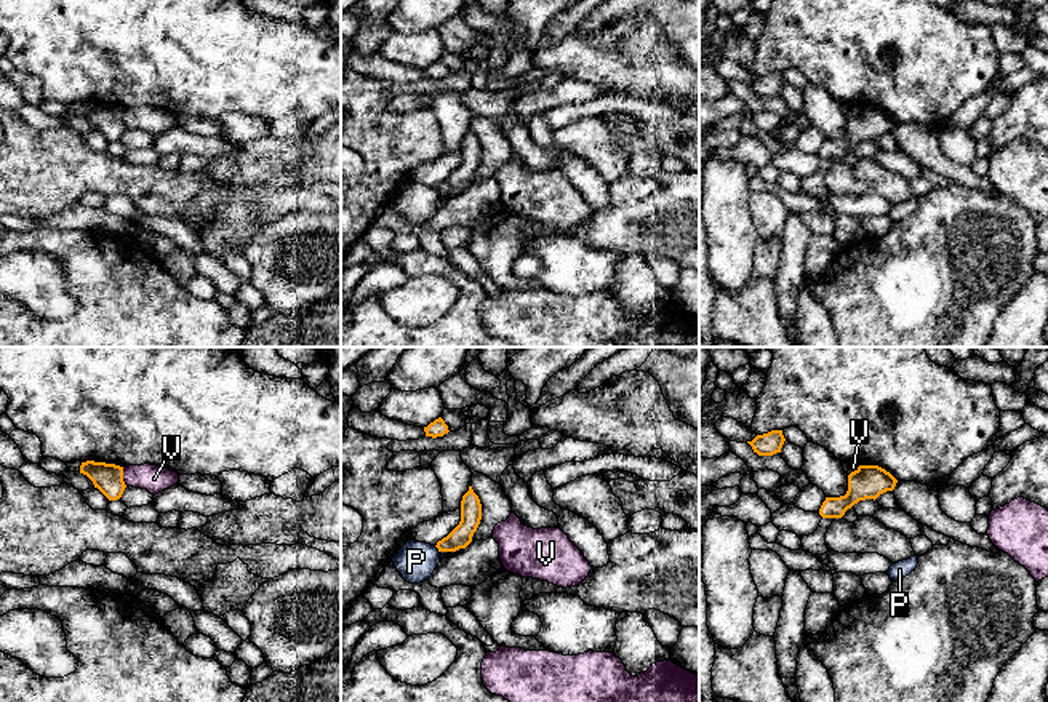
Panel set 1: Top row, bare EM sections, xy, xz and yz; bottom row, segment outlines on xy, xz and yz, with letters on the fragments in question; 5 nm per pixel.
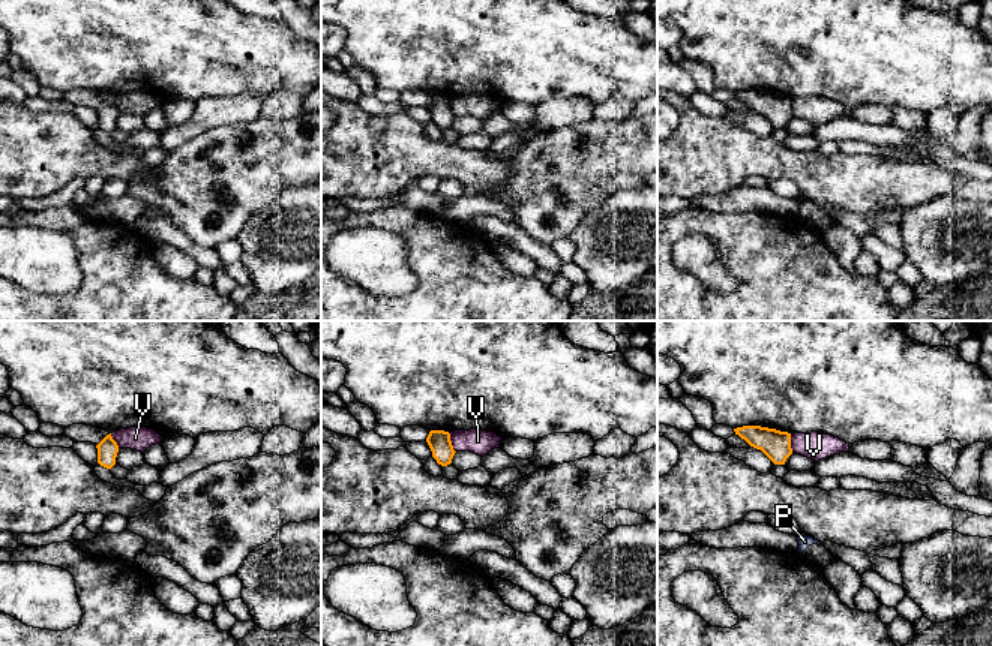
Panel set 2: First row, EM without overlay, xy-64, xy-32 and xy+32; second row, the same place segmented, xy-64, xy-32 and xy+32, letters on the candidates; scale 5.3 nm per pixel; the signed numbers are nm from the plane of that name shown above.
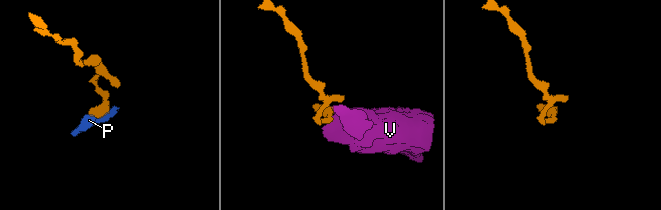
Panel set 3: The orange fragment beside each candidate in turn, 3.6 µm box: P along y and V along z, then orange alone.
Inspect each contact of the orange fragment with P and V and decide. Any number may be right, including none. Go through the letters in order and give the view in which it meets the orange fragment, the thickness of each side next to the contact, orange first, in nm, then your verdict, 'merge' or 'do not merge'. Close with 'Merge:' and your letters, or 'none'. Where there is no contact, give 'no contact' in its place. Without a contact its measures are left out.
P: contact in xz; calibres 110 and 200 nm; do not merge
V: contact in xy; calibres 150 and 140 nm; do not merge
Merge: none

